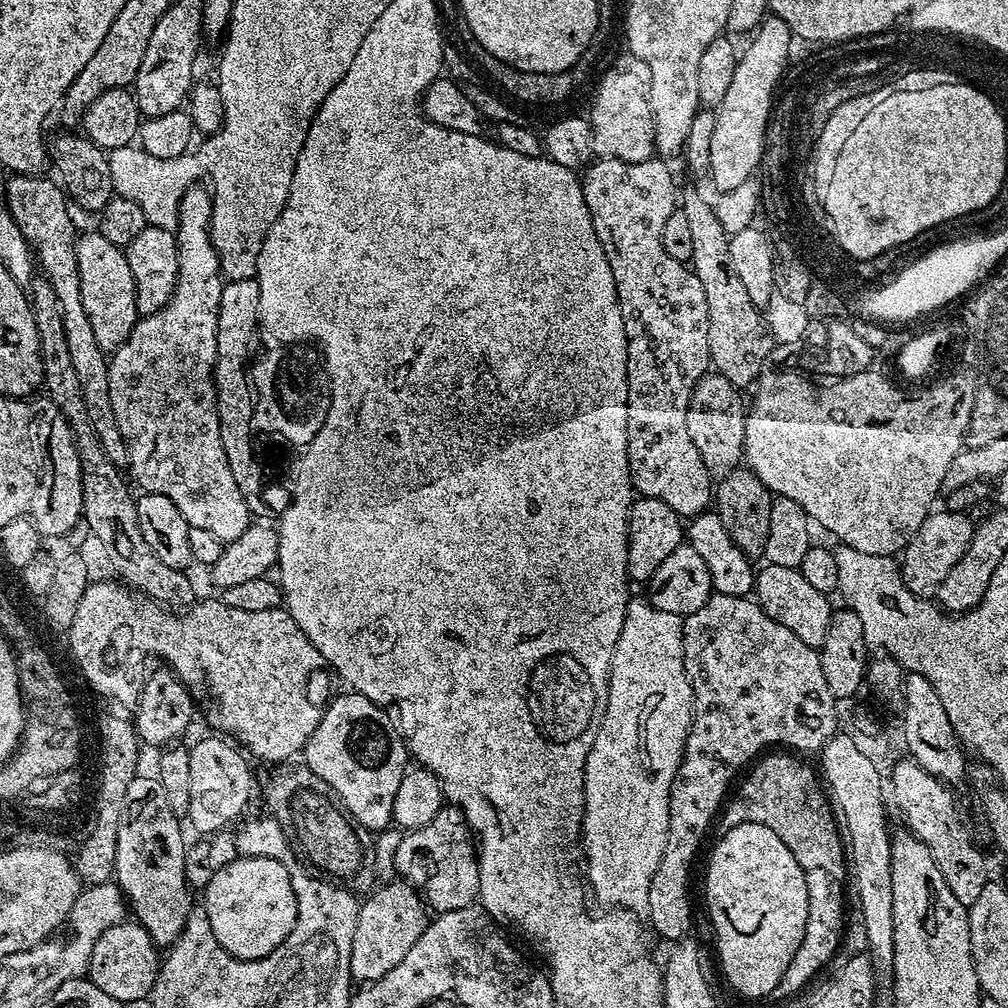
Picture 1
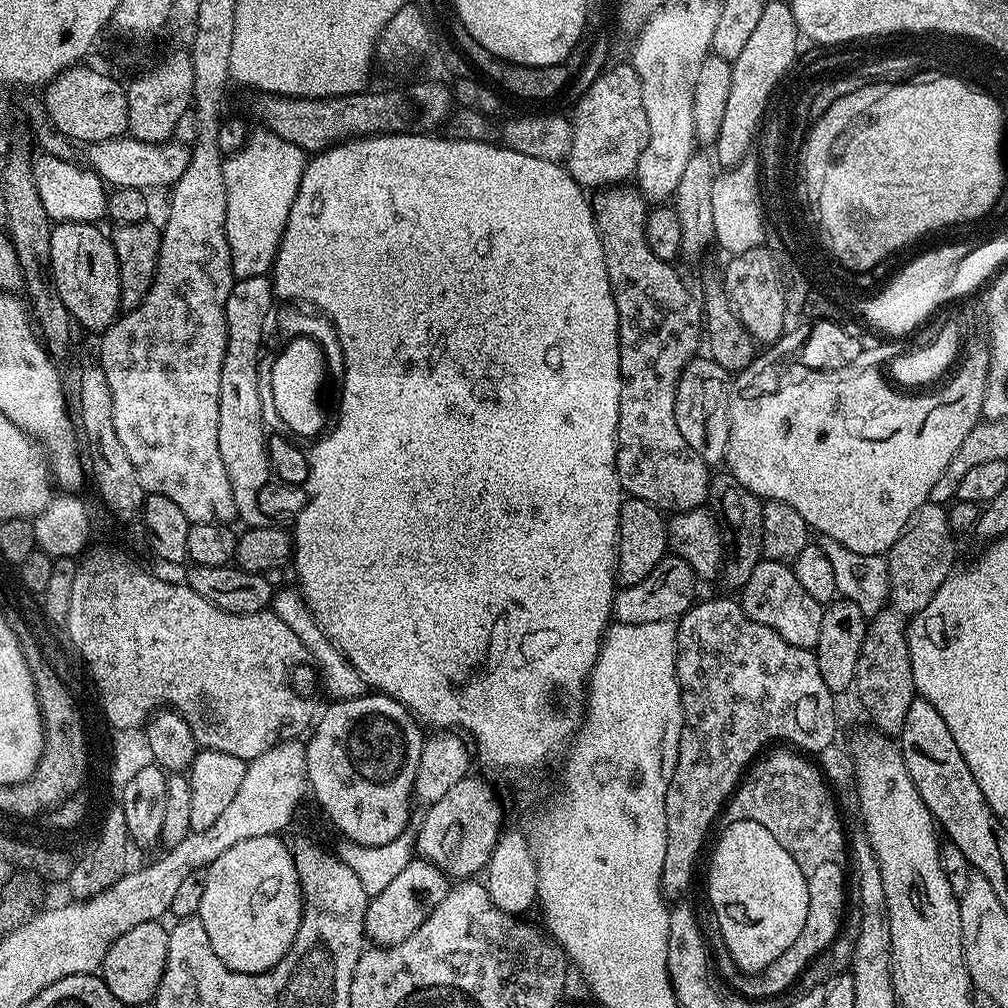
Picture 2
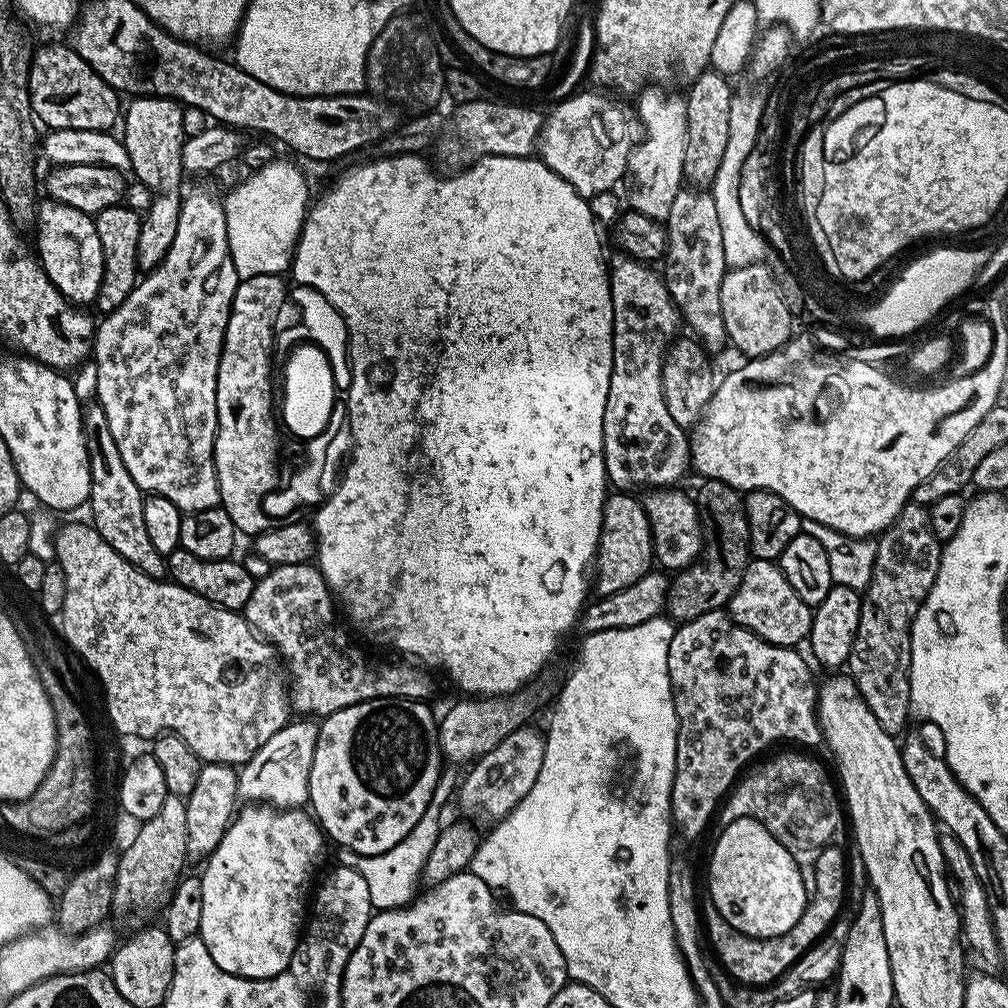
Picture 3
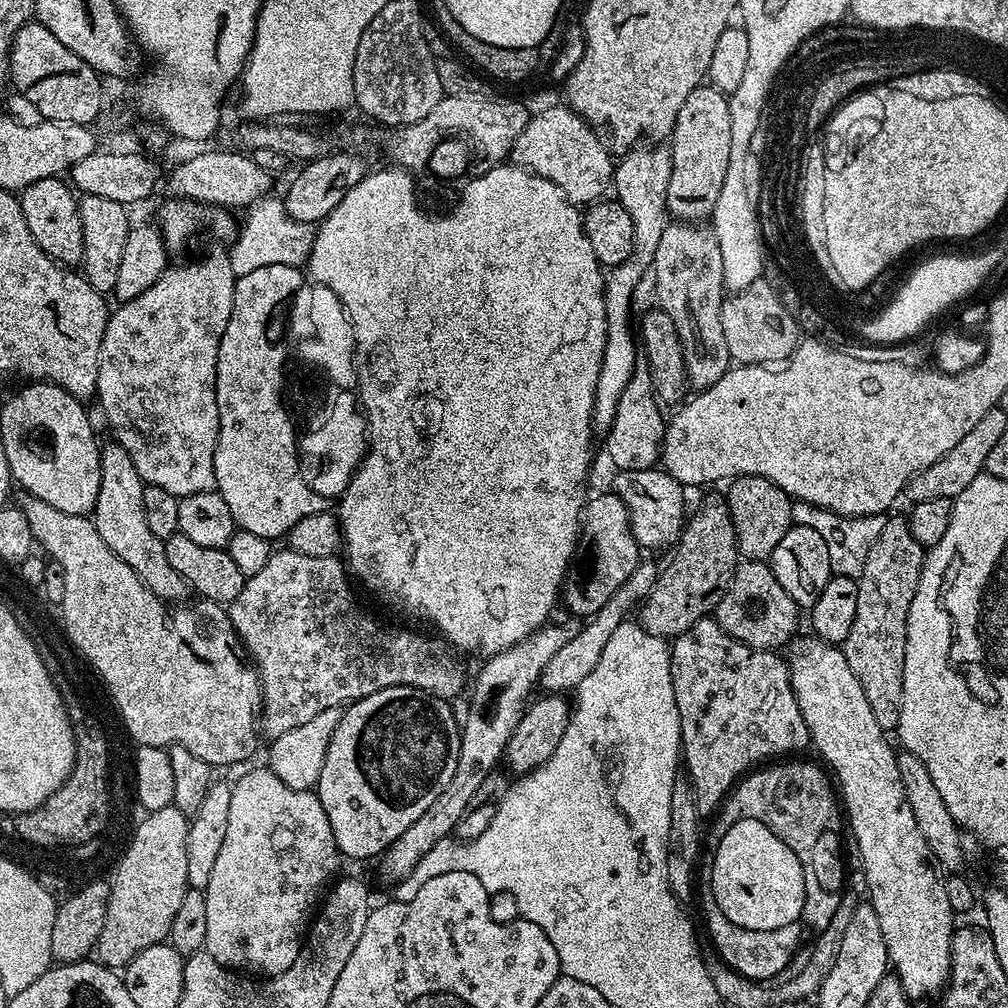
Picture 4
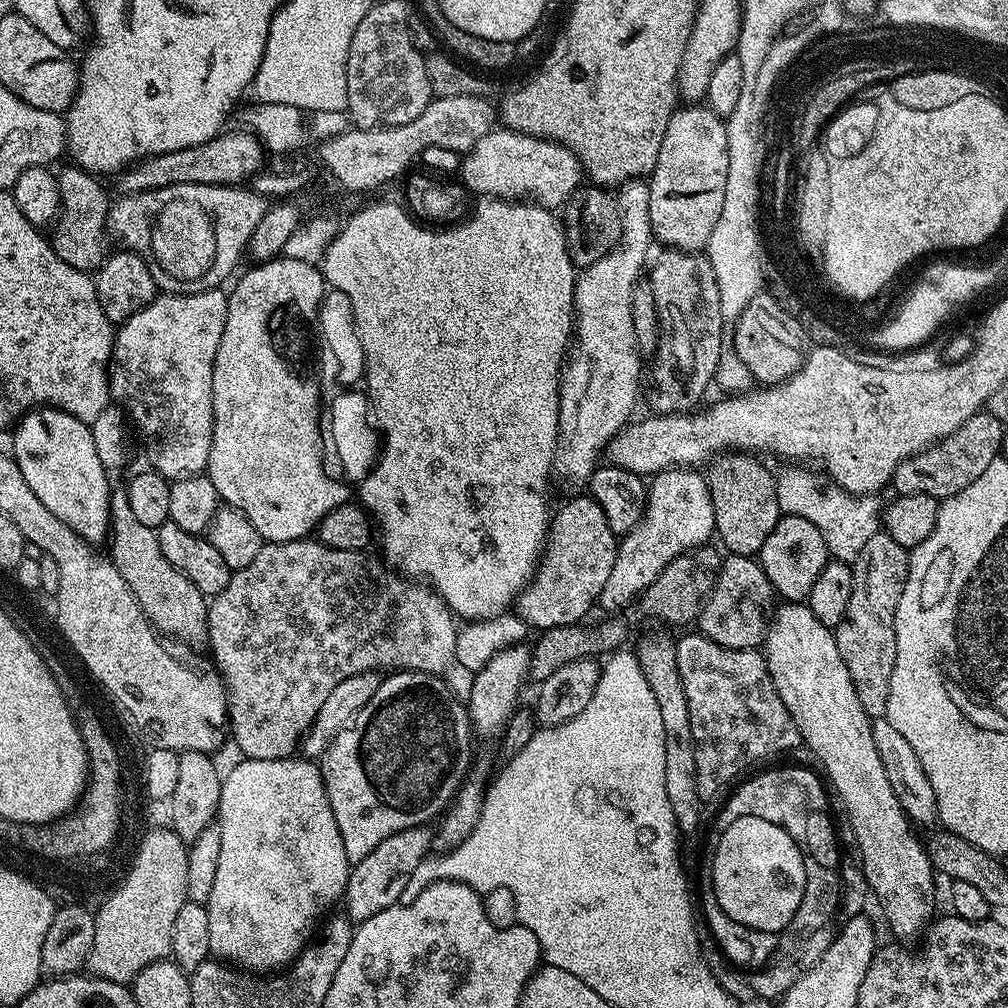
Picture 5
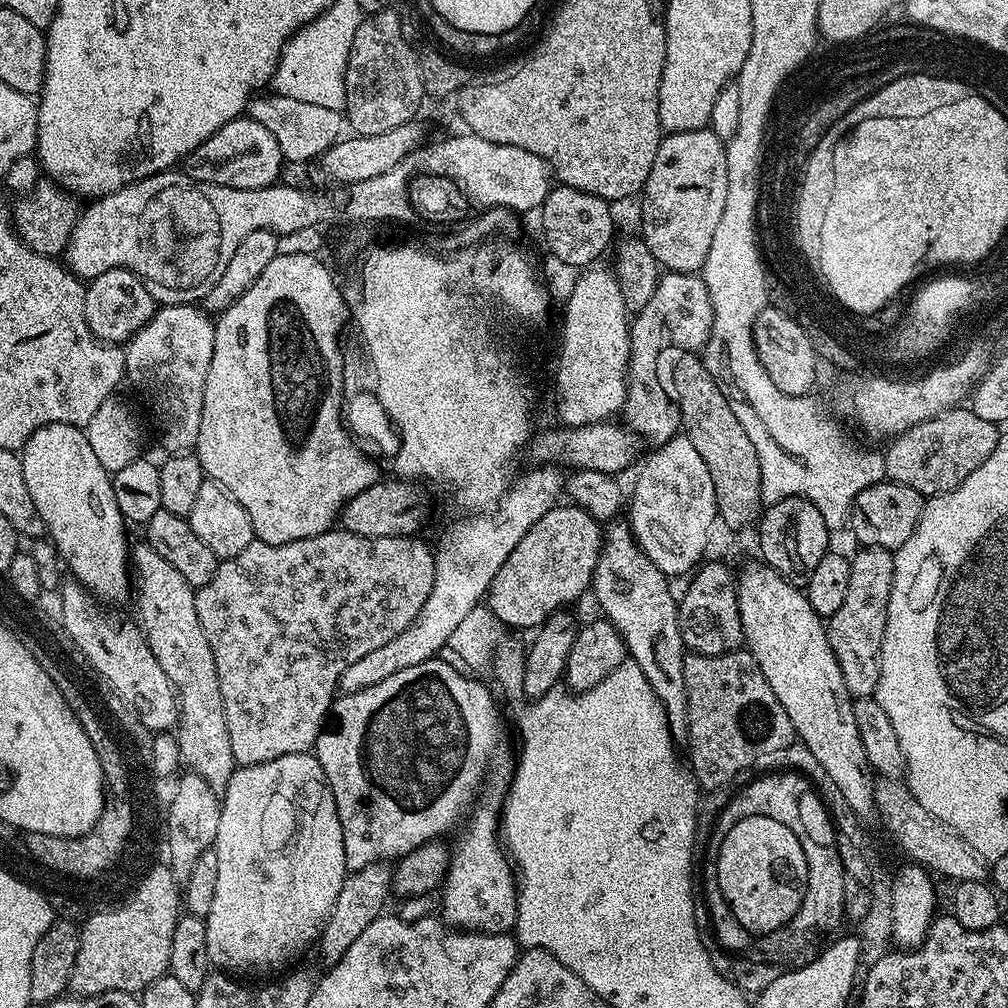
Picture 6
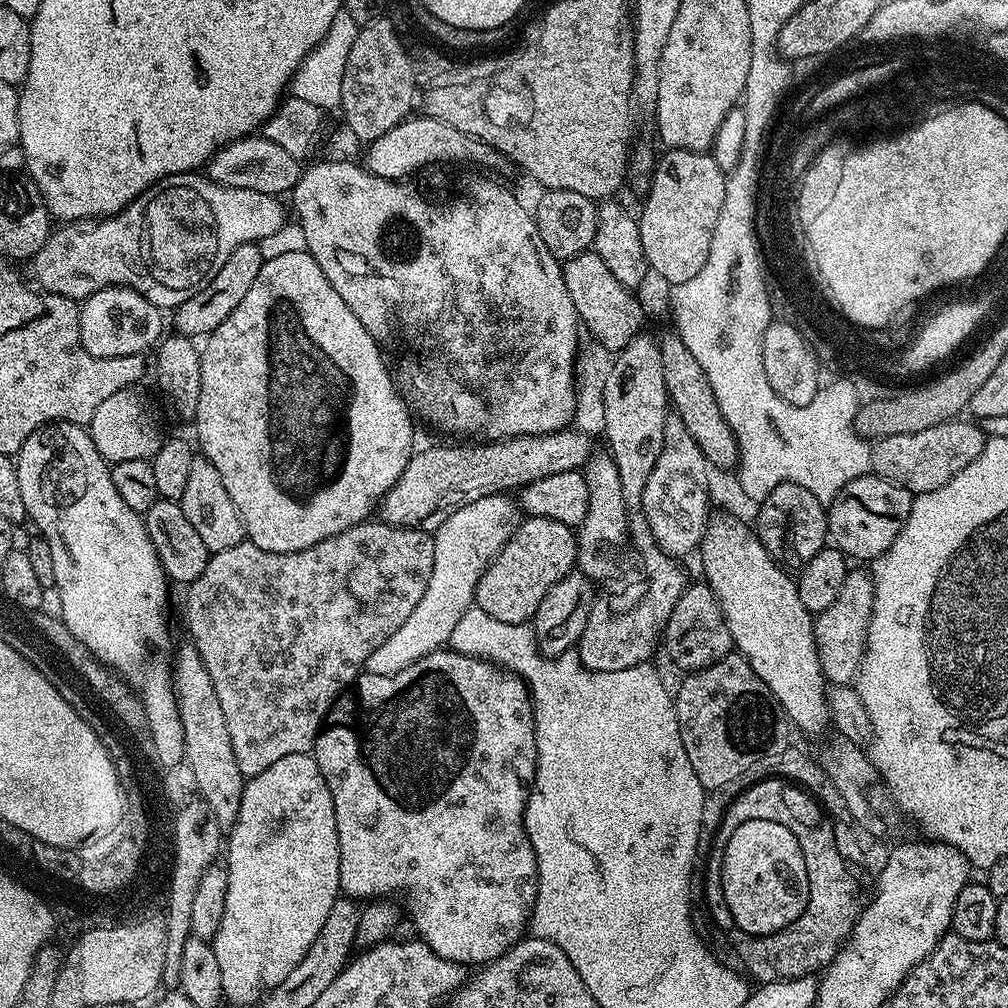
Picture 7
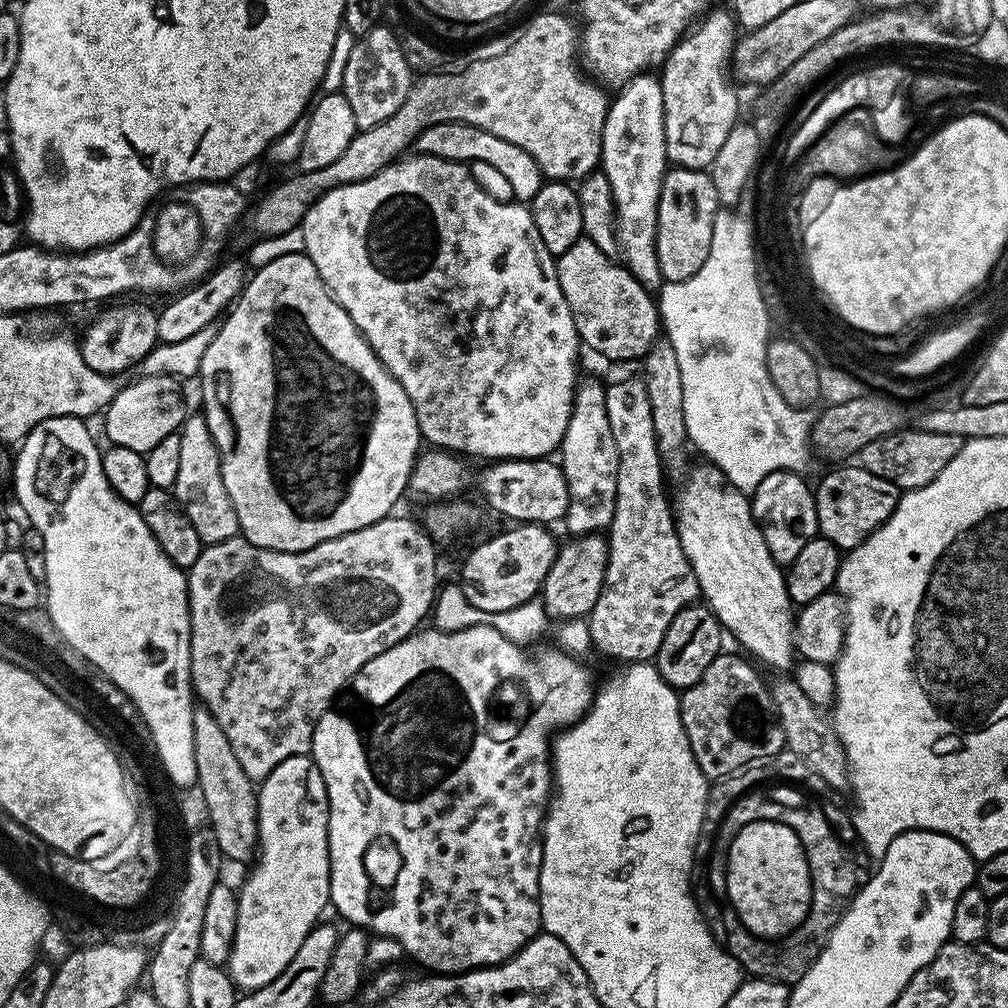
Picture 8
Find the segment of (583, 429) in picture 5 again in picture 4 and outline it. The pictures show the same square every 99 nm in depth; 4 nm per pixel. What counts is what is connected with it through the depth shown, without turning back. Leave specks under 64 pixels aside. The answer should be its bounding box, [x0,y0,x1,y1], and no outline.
[592,146,672,434]

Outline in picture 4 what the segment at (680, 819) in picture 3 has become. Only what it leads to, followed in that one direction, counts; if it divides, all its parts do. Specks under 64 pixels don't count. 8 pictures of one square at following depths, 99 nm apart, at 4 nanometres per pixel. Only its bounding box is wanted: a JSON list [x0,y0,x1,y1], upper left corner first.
[670,618,809,814]

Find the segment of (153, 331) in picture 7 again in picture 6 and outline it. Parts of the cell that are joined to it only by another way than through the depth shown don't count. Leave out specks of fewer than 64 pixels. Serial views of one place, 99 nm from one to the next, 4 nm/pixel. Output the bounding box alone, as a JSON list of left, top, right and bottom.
[84,268,158,346]

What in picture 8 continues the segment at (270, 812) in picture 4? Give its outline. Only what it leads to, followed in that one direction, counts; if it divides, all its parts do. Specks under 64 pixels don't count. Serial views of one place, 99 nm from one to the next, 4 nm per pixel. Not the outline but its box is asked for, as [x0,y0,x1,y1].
[227,755,330,991]

